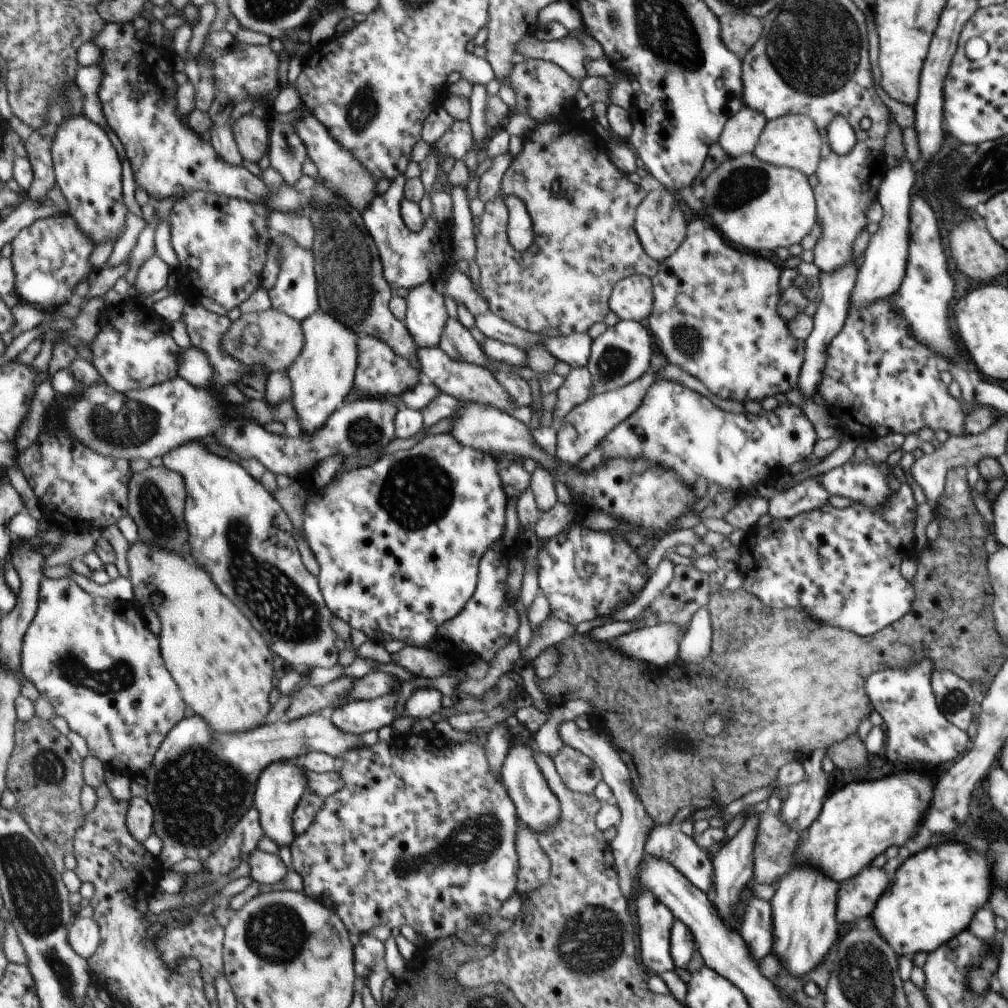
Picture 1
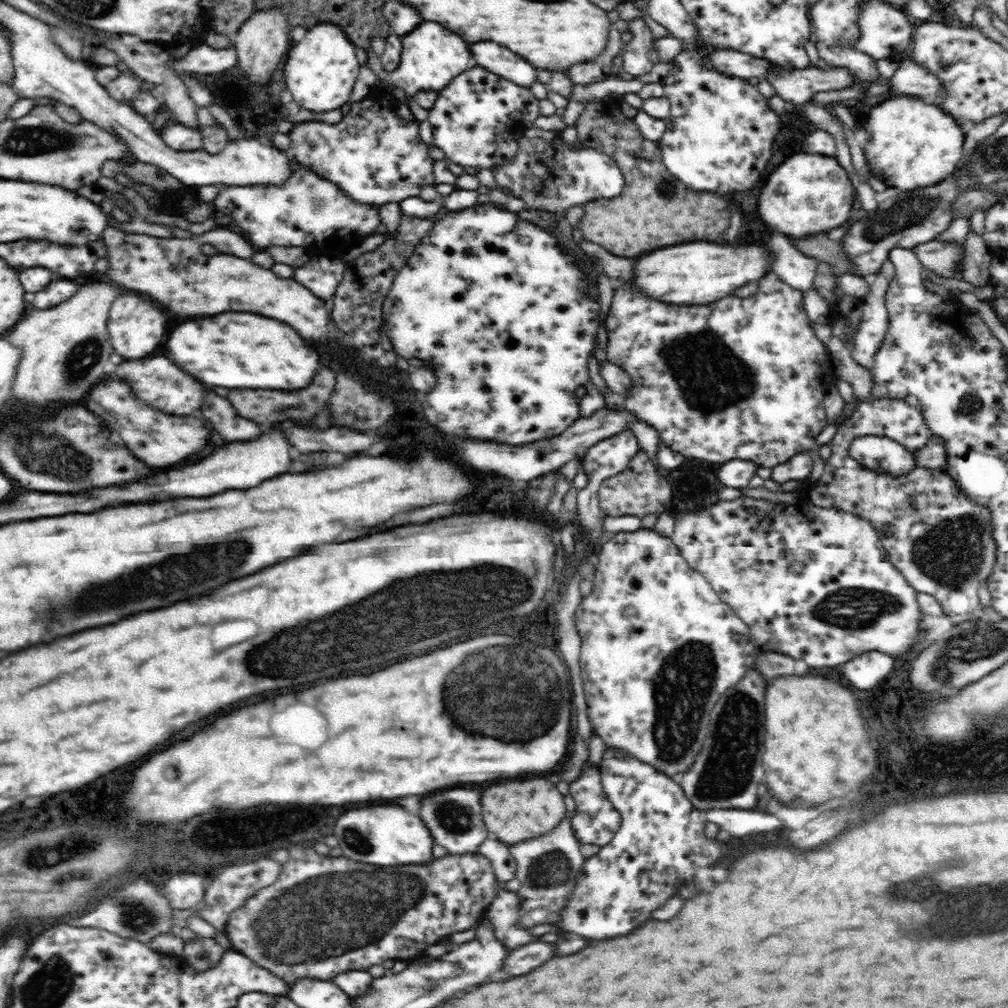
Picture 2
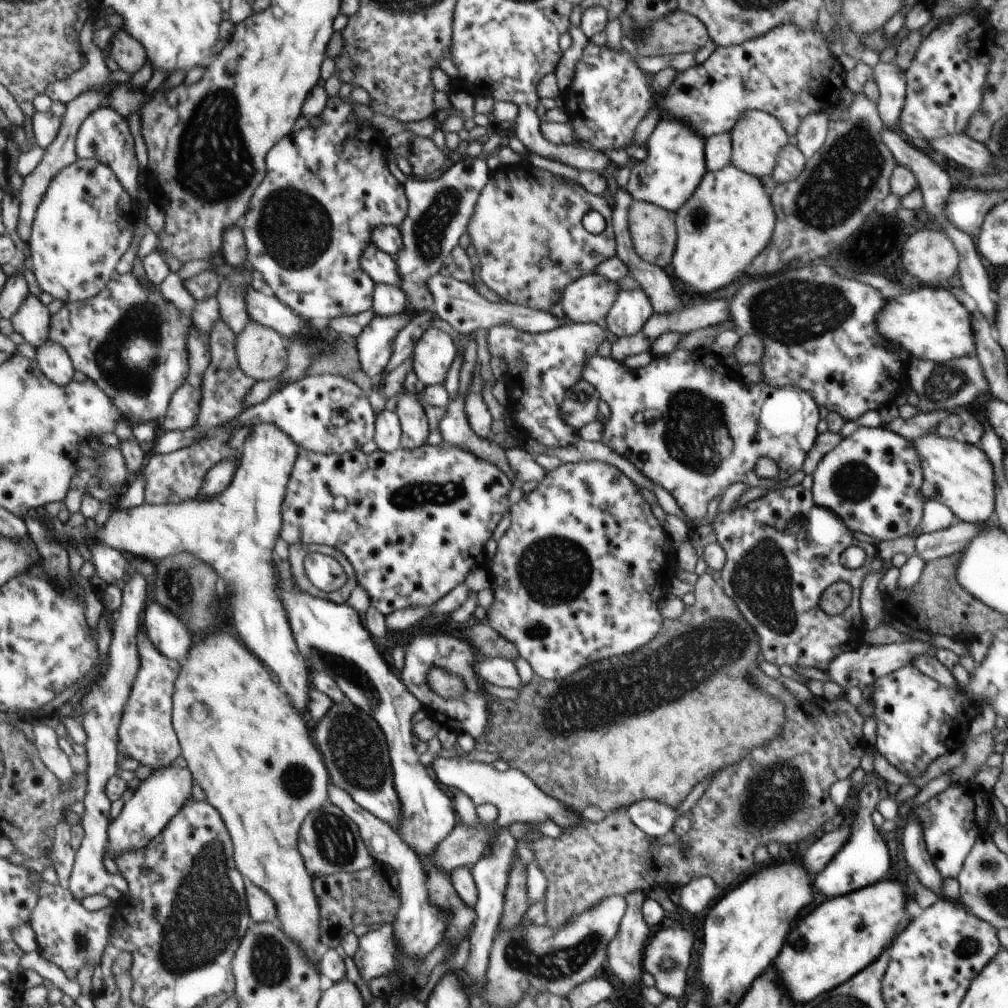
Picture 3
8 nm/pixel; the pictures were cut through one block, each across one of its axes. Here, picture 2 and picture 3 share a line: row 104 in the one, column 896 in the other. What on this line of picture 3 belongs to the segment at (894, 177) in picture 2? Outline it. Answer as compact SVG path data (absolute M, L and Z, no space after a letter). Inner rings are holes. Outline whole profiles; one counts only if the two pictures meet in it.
M887 879L825 900L813 908L809 916L795 926L787 948L783 948L779 960L775 960L775 968L779 968L779 976L783 976L783 984L787 984L787 992L803 1004L857 975L890 948L895 936L910 924L905 904L907 896L901 884L897 879Z

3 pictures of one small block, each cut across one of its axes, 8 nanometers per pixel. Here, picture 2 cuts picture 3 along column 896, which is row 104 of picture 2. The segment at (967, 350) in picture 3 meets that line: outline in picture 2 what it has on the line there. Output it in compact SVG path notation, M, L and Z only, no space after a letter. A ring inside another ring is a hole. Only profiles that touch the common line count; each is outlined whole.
M320 22L318 26L308 26L302 41L293 44L287 52L288 60L284 64L284 80L296 105L316 113L344 108L361 67L356 60L356 50L339 25Z

